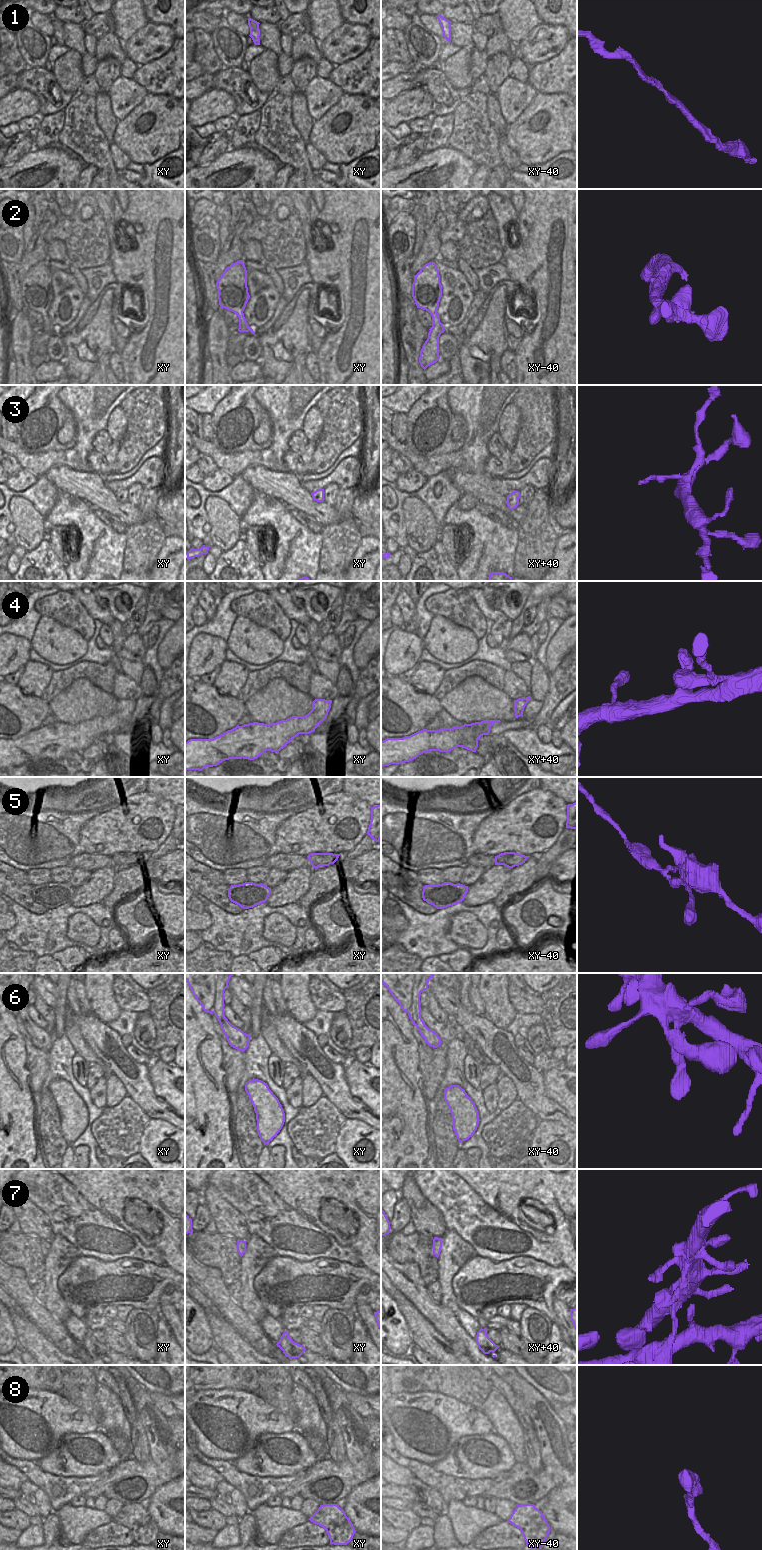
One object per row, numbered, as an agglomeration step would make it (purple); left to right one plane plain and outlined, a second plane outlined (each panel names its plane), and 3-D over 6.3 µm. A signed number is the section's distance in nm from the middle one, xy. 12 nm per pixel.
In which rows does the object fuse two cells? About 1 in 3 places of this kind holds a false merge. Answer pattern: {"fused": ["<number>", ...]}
{"fused": ["3", "5", "7", "8"]}

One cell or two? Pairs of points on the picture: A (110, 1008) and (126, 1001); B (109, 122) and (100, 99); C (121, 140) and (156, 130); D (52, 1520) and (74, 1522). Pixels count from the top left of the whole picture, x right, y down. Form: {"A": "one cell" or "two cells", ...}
{"A": "two cells", "B": "one cell", "C": "one cell", "D": "two cells"}

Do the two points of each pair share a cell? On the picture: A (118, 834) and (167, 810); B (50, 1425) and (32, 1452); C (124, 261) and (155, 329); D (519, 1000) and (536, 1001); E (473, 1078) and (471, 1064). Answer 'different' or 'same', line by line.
A: same
B: same
C: same
D: same
E: same

